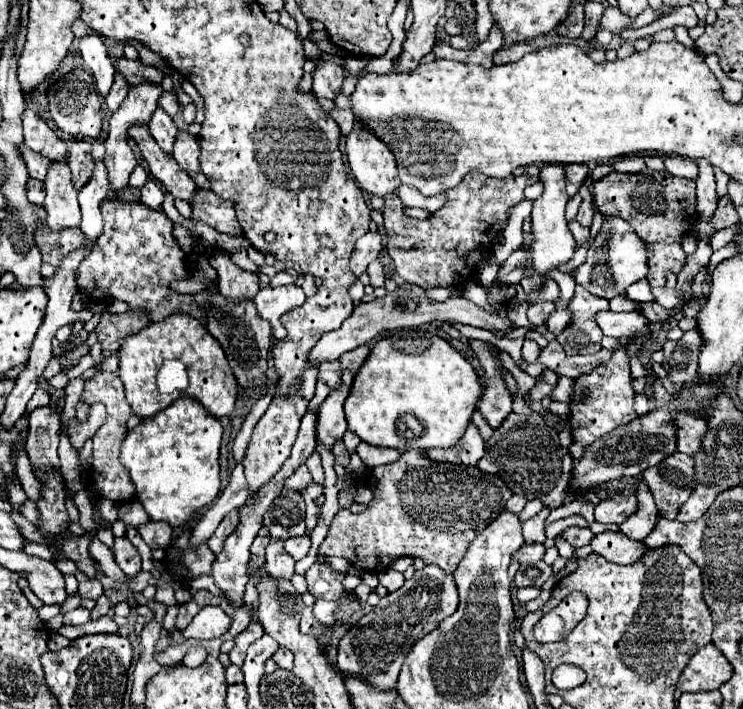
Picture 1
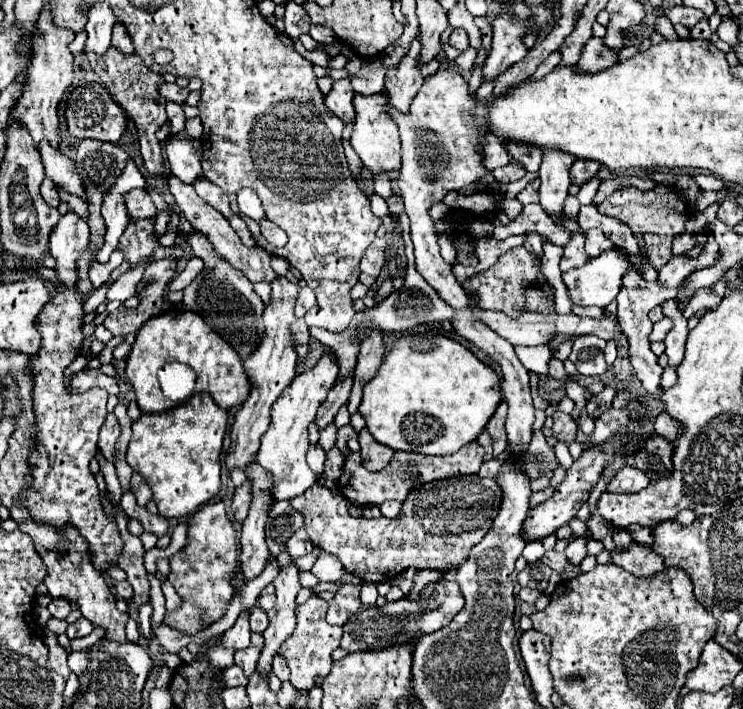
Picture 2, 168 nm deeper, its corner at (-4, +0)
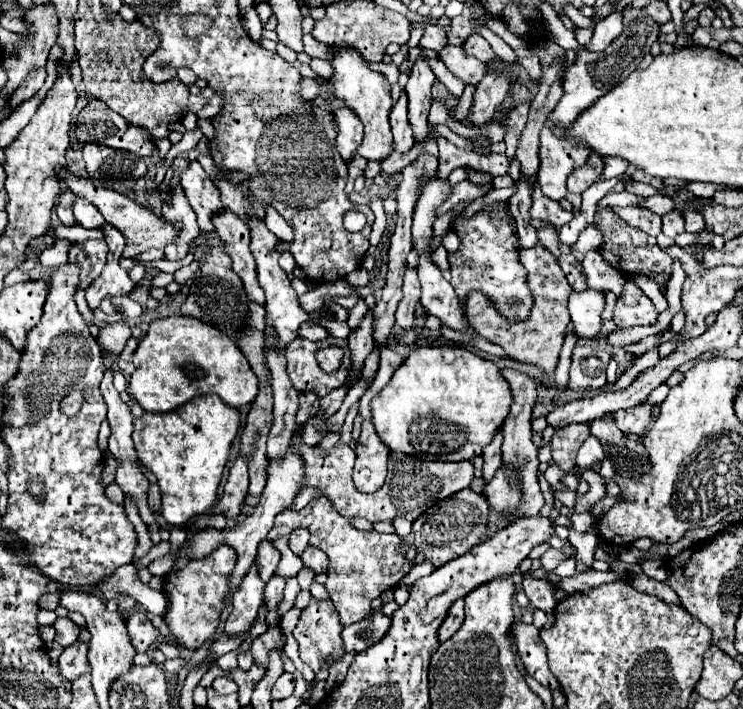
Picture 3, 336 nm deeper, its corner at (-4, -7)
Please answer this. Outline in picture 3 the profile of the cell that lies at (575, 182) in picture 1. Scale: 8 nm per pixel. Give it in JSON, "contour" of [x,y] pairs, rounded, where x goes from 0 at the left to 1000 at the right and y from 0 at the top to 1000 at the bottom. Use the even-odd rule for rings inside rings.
{"contour":[[[793,219],[790,230],[785,236],[777,236],[766,252],[763,252],[763,267],[769,272],[785,272],[793,267],[809,247],[812,241],[812,224],[803,224],[803,219]]]}

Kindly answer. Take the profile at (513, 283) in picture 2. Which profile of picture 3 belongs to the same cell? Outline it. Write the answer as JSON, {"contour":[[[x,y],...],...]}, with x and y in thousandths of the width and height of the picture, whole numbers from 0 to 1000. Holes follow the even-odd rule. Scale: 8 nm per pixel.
{"contour":[[[728,346],[715,348],[715,351],[699,351],[696,357],[699,357],[701,374],[709,379],[709,399],[712,399],[712,408],[717,410],[717,433],[715,433],[712,450],[701,456],[680,450],[669,439],[666,427],[647,410],[634,410],[629,416],[626,441],[629,441],[631,456],[637,456],[637,464],[655,481],[674,487],[680,498],[688,501],[688,506],[699,512],[720,515],[731,523],[747,520],[752,509],[752,495],[763,470],[763,458],[769,453],[766,439],[763,439],[763,422],[771,408],[766,405],[760,385],[755,382],[750,365],[739,354],[734,354]]]}

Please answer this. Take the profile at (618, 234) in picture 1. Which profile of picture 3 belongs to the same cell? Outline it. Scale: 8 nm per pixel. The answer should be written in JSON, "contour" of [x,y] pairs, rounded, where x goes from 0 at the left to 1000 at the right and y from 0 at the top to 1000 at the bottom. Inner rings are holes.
{"contour":[[[787,408],[782,413],[771,410],[766,419],[766,441],[769,441],[769,456],[771,464],[779,475],[798,475],[809,467],[809,439],[814,436],[814,413],[803,408]]]}

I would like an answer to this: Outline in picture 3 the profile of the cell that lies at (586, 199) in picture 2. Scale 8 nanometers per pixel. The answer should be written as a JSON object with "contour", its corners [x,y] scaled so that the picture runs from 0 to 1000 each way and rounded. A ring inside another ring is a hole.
{"contour":[[[814,221],[814,238],[812,238],[812,252],[820,250],[833,250],[836,244],[844,241],[844,227],[833,221]]]}

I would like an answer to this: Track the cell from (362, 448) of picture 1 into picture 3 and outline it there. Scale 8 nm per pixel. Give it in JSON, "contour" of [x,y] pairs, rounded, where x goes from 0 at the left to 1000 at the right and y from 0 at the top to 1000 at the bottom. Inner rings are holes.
{"contour":[[[489,594],[489,608],[480,622],[478,639],[480,639],[478,664],[475,664],[478,687],[486,695],[507,693],[518,678],[524,633],[513,625],[513,619],[507,619],[499,594]]]}

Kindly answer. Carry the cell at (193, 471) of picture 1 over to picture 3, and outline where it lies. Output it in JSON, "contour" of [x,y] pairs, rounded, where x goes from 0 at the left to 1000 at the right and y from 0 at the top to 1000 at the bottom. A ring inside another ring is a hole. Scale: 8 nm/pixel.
{"contour":[[[271,557],[227,583],[192,583],[187,591],[179,594],[179,599],[182,599],[179,625],[182,625],[184,647],[195,661],[201,661],[211,673],[211,681],[217,687],[219,732],[233,743],[244,743],[254,732],[281,721],[292,704],[300,659],[306,653],[314,616],[319,614],[322,580],[303,571],[292,557]]]}

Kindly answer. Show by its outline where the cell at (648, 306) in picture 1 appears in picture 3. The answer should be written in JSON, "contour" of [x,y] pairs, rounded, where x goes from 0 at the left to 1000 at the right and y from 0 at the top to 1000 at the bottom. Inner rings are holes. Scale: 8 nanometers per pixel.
{"contour":[[[844,394],[825,439],[825,453],[830,456],[830,461],[838,464],[849,458],[882,458],[884,447],[887,441],[879,433],[876,422],[849,394]]]}

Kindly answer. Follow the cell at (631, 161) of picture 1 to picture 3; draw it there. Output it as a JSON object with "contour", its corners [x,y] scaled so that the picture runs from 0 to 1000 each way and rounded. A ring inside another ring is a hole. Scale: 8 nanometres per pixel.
{"contour":[[[927,255],[927,258],[922,258],[922,261],[917,264],[919,269],[933,272],[935,278],[960,278],[960,272],[968,265],[970,264],[962,261],[962,258],[938,258],[938,255]]]}

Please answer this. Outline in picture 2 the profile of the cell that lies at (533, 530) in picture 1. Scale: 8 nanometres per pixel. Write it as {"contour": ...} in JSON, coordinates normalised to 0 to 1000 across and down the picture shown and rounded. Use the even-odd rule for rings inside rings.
{"contour":[[[723,762],[723,764],[709,764],[707,776],[704,776],[704,784],[712,790],[712,793],[725,793],[728,784],[734,781],[731,776],[731,767]]]}

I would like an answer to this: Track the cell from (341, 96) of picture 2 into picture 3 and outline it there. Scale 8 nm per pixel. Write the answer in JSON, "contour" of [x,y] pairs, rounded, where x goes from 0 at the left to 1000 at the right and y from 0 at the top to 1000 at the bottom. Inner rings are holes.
{"contour":[[[456,151],[448,157],[451,165],[451,176],[454,176],[454,213],[462,221],[464,230],[472,227],[472,221],[478,219],[480,205],[489,196],[489,173],[483,171],[483,165],[470,154],[470,151]]]}

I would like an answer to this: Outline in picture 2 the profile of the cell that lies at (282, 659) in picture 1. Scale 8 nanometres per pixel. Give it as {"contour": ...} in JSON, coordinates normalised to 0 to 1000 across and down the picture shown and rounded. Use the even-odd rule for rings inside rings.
{"contour":[[[370,925],[370,931],[367,931],[367,951],[378,962],[386,962],[389,959],[389,939],[386,939],[386,934],[378,925]]]}

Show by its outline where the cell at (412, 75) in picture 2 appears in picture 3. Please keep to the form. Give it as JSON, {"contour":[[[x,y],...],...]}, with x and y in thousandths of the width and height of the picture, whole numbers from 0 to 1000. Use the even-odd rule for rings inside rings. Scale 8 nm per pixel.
{"contour":[[[540,128],[537,142],[529,148],[526,154],[526,182],[529,182],[529,210],[534,216],[545,216],[556,207],[559,196],[556,196],[556,179],[548,168],[548,131]]]}

